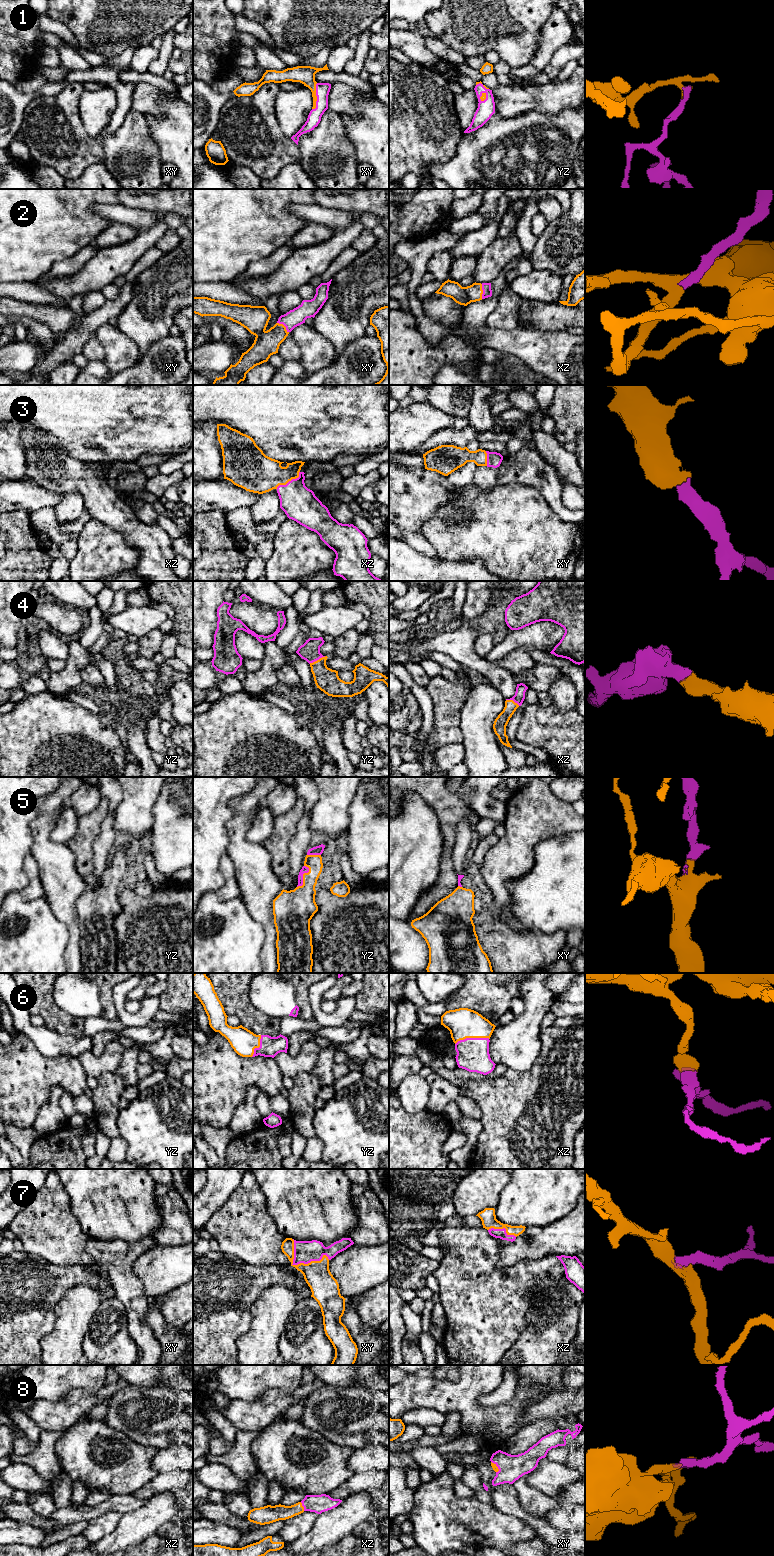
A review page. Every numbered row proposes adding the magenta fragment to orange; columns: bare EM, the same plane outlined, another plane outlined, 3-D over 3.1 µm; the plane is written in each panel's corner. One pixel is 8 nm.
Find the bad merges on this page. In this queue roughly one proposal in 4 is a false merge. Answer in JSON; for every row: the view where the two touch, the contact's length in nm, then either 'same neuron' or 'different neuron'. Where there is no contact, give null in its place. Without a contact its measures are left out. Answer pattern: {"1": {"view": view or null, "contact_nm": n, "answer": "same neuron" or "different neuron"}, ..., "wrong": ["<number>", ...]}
{"1": {"view": "xy", "contact_nm": 220, "answer": "same neuron"}, "2": {"view": "xy", "contact_nm": 130, "answer": "same neuron"}, "3": {"view": "xz", "contact_nm": 240, "answer": "same neuron"}, "4": {"view": "yz", "contact_nm": 150, "answer": "same neuron"}, "5": {"view": "yz", "contact_nm": 200, "answer": "same neuron"}, "6": {"view": "xz", "contact_nm": 280, "answer": "same neuron"}, "7": {"view": "xy", "contact_nm": 340, "answer": "same neuron"}, "8": {"view": "xz", "contact_nm": 80, "answer": "same neuron"}, "wrong": []}

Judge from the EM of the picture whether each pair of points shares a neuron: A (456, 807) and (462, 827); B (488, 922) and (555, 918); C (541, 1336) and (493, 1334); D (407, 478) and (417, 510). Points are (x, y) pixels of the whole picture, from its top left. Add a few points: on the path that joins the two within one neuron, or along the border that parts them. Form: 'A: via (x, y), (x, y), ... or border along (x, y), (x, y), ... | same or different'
A: border along (468, 818), (463, 818), (458, 823), (454, 844) | different
B: border along (509, 891), (511, 914) | different
C: border along (528, 1313), (526, 1317), (528, 1327), (505, 1353) | different
D: via (410, 486), (411, 502) | same

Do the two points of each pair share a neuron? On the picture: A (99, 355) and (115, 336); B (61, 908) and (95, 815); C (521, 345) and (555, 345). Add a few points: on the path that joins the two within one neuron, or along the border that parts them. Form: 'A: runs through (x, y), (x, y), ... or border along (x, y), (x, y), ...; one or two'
A: border along (93, 332), (104, 349), (106, 356), (104, 362); two
B: border along (66, 845), (73, 853), (76, 869), (86, 885); two
C: runs through (529, 345), (547, 346); one

